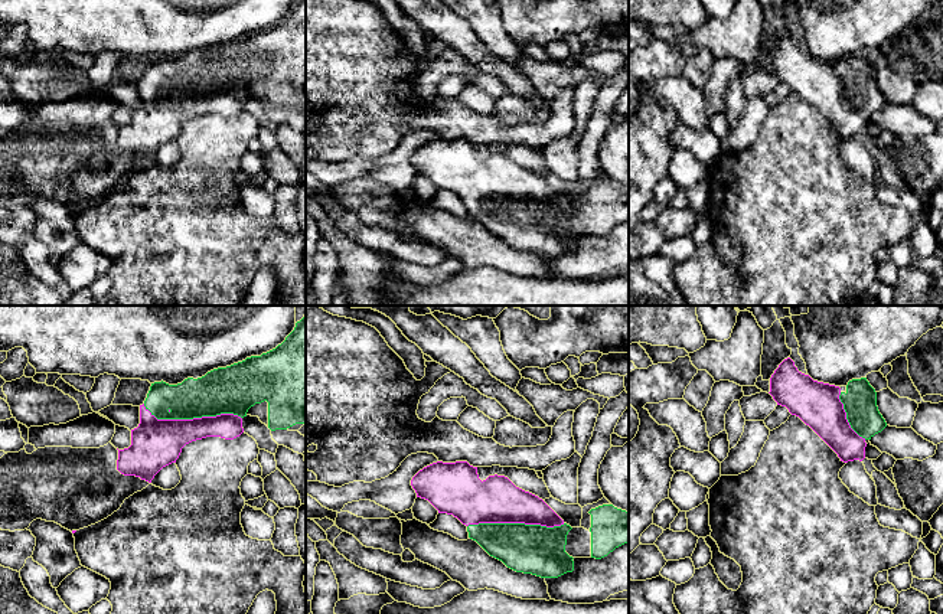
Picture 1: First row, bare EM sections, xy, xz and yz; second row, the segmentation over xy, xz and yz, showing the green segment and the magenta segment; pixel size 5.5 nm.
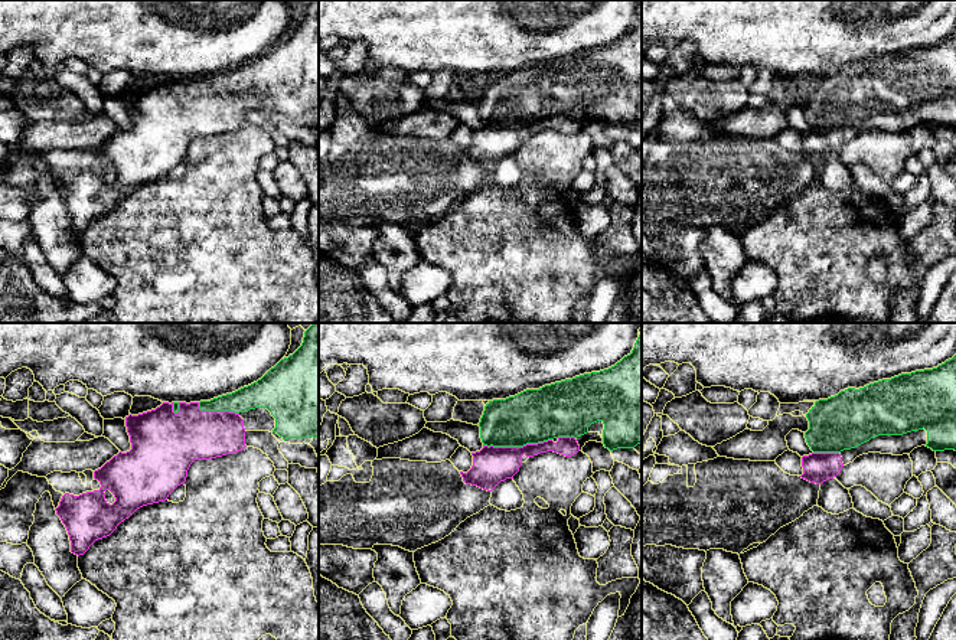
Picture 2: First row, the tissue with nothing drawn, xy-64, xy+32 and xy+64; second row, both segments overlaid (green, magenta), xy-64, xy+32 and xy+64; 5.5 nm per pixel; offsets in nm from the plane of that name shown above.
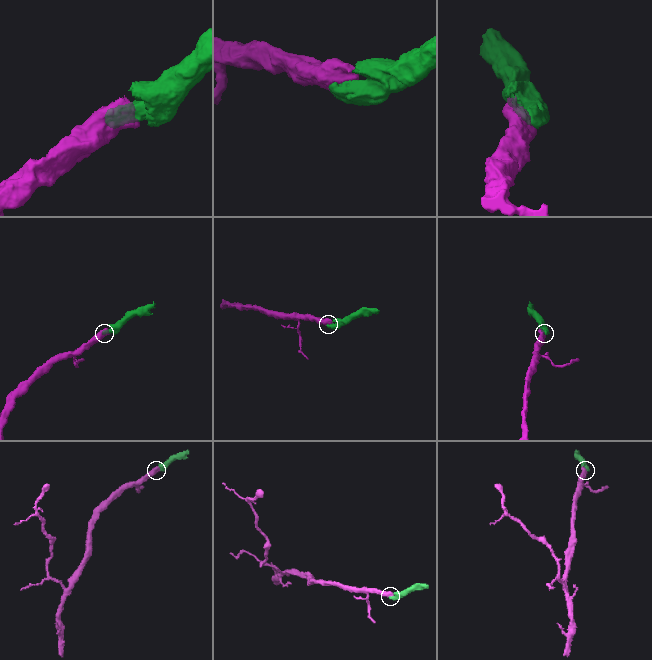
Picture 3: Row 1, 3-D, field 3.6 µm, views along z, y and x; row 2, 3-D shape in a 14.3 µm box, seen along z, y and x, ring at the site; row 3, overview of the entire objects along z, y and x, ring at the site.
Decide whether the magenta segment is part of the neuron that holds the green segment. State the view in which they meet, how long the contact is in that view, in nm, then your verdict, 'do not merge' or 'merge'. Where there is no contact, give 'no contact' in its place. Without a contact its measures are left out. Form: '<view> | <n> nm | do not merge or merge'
xy | 550 nm | merge

